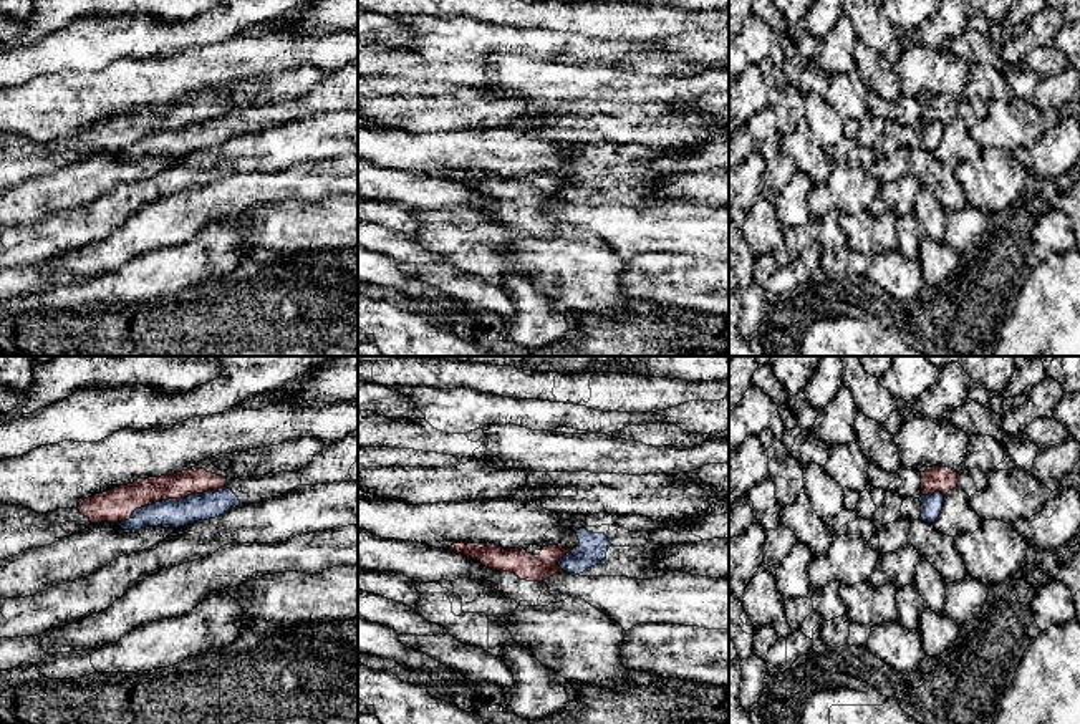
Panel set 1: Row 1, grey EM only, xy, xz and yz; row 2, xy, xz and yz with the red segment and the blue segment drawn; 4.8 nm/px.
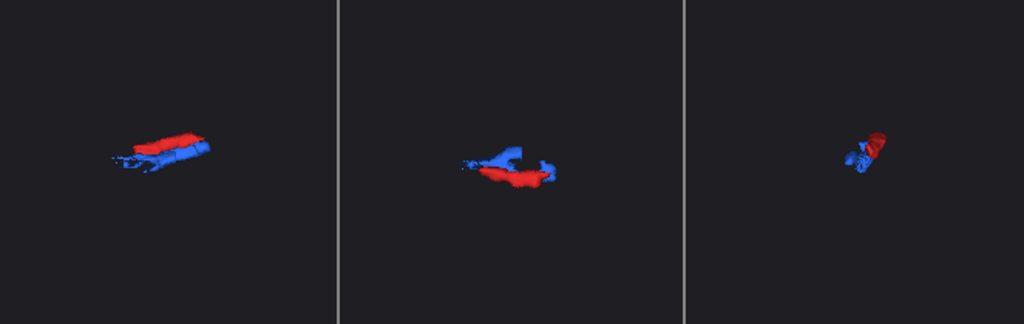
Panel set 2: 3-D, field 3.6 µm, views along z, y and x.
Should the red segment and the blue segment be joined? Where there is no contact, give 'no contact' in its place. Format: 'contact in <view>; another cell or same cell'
contact in xy; another cell

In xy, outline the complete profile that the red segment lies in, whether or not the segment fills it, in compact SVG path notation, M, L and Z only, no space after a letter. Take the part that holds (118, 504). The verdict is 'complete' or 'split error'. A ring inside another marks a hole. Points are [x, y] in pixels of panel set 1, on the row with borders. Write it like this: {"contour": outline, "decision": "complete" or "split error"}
{"contour": "M187 469L171 475L137 479L133 484L119 485L103 494L96 494L80 502L76 509L58 509L48 514L38 514L23 505L0 505L0 560L18 555L25 550L41 548L58 542L63 537L81 532L98 522L126 522L136 509L149 502L169 499L184 499L192 494L202 494L225 487L227 479L205 469Z", "decision": "split error"}

